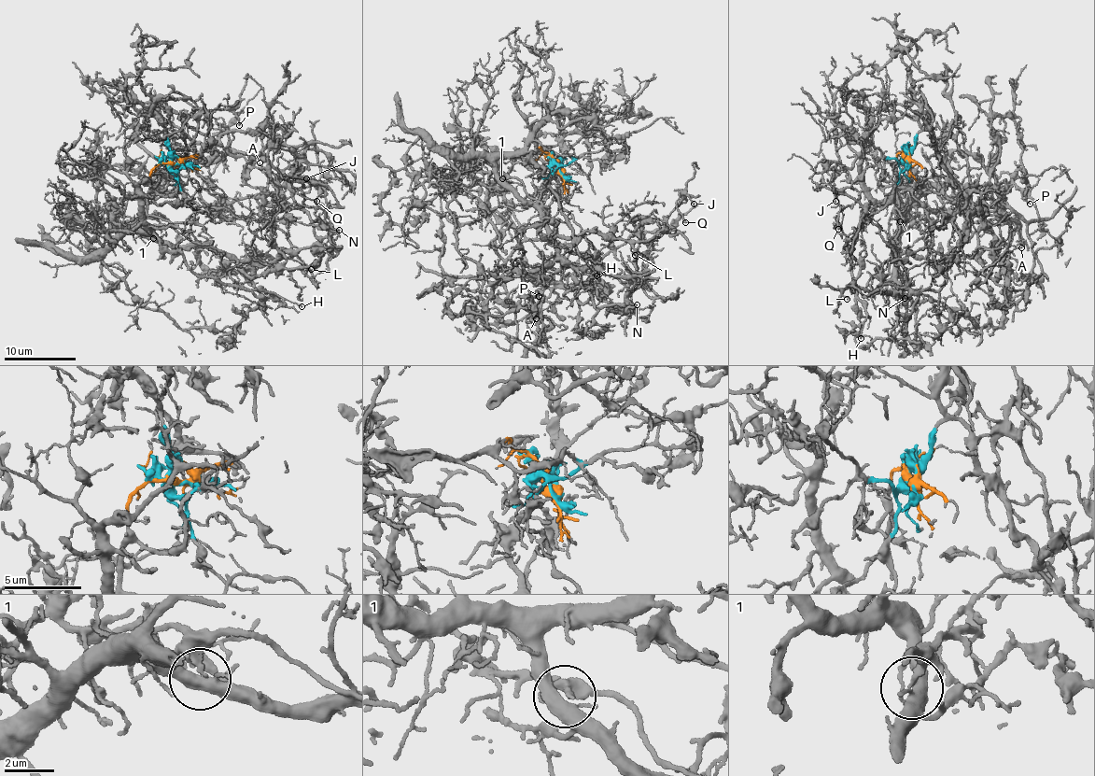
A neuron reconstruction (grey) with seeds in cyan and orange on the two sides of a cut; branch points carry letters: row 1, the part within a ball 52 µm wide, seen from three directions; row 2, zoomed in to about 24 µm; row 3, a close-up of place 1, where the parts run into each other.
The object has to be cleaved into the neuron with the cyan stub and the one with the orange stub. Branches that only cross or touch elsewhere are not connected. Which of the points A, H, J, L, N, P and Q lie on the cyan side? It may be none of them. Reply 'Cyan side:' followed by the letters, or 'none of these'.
Cyan side: A, J, N, P, Q

